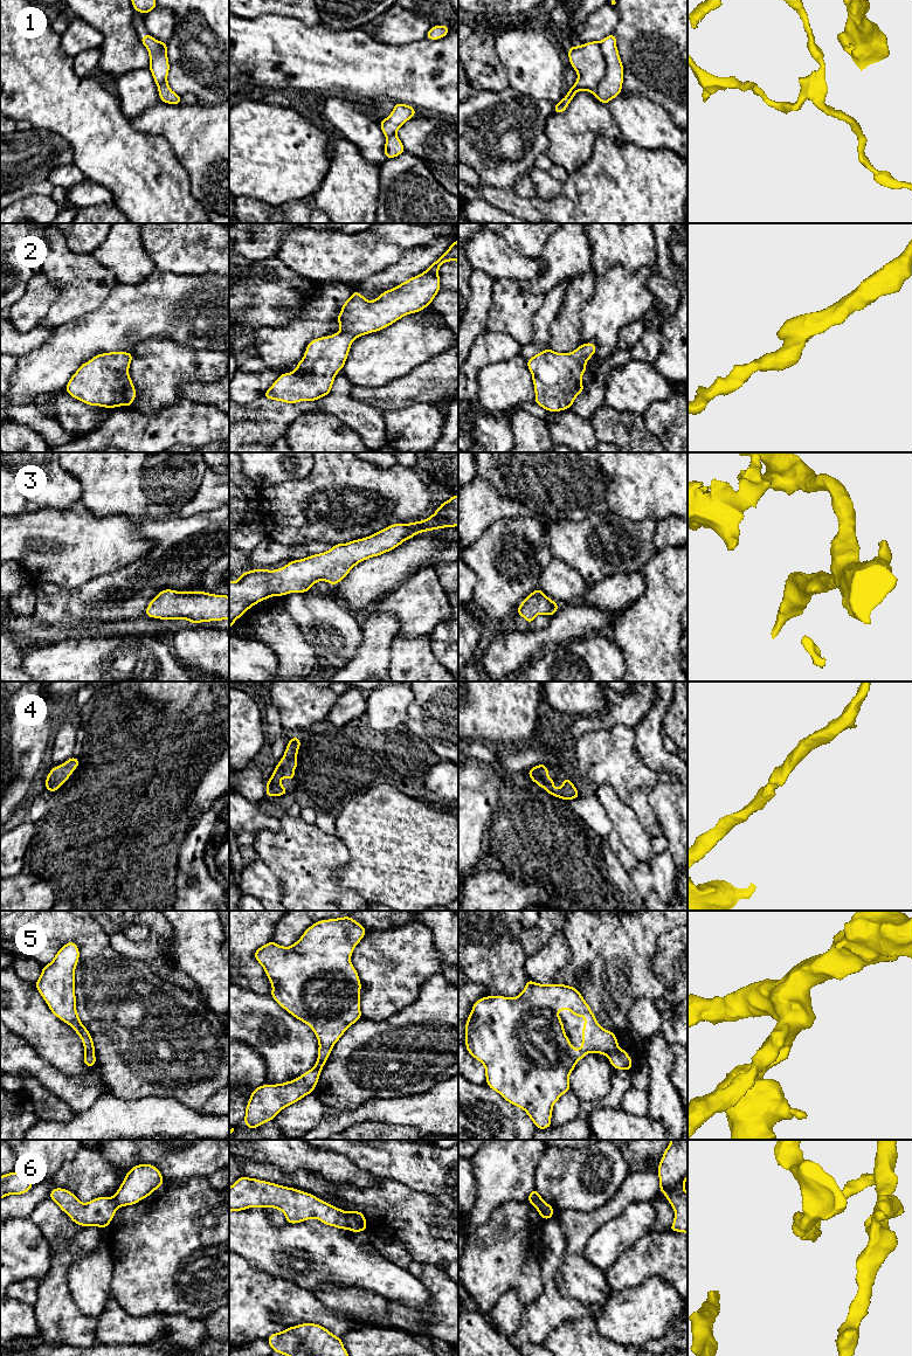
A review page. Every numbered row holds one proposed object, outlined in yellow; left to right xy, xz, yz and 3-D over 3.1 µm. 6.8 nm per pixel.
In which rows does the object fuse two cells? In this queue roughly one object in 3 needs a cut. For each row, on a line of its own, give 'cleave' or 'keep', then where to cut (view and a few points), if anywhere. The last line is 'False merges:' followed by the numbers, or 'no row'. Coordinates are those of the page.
1: cleave; cut yz (600, 42), (606, 73), (594, 94)
2: keep; cut none
3: keep; cut none
4: keep; cut none
5: cleave; cut yz (617, 1047), (608, 1056)
6: cleave; cut xz (345, 1212), (350, 1229)
False merges: 1, 5, 6

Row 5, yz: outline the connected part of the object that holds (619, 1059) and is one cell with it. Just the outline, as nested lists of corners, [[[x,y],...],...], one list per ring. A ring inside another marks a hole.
[[[617,1049],[616,1051],[614,1051],[608,1056],[608,1059],[614,1070],[624,1068],[627,1071],[630,1071],[633,1067],[631,1058],[623,1049]]]

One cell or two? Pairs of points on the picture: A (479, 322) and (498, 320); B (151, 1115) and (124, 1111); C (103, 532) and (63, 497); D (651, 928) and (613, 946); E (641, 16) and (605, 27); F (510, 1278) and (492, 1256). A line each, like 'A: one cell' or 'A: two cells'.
A: two cells
B: one cell
C: two cells
D: one cell
E: two cells
F: one cell

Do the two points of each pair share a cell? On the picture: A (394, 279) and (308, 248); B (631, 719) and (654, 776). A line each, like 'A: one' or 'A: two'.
A: two
B: two

